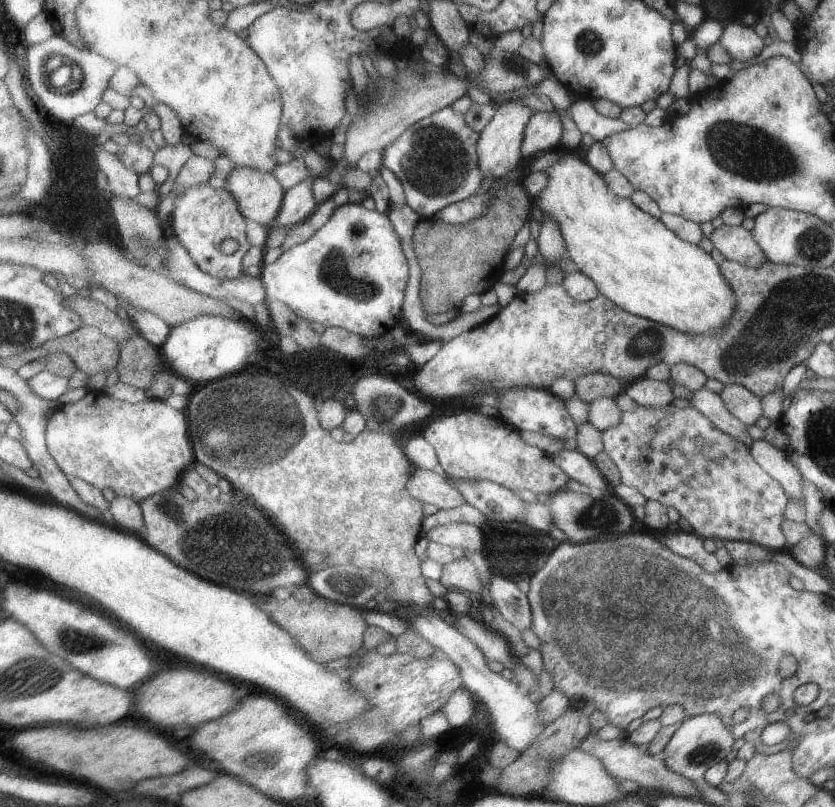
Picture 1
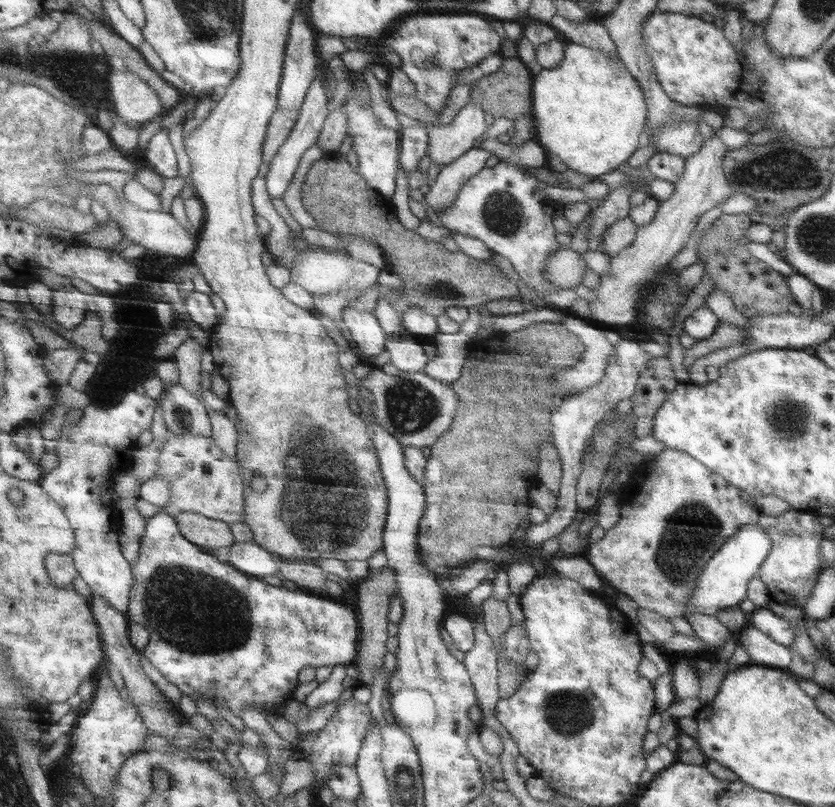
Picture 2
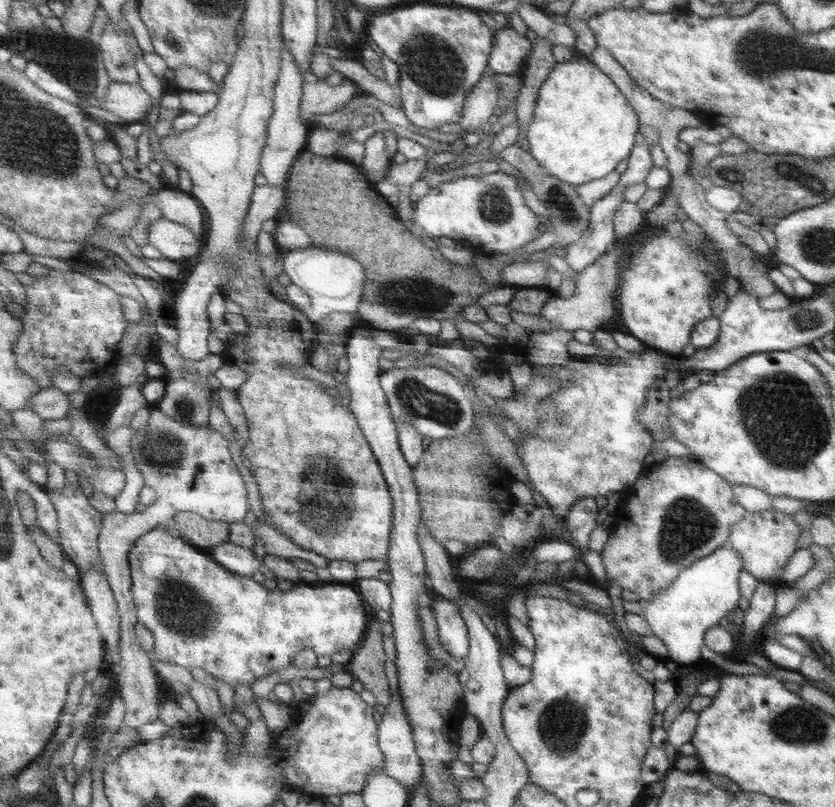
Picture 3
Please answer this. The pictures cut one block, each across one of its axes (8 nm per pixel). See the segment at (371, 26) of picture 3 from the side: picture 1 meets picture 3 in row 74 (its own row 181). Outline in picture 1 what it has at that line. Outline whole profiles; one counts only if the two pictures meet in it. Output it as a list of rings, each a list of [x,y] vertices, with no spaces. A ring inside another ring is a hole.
[[[452,106],[410,126],[385,151],[385,166],[404,184],[408,205],[428,219],[447,206],[480,194],[485,184],[479,142],[481,134],[469,125],[467,115],[456,114]]]

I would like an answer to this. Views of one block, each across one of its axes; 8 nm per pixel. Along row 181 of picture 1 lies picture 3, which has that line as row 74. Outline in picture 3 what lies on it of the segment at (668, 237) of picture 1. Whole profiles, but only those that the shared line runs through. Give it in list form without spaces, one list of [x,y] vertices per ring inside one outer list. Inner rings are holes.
[[[579,54],[572,61],[559,63],[542,87],[537,106],[536,119],[528,131],[531,152],[552,176],[572,186],[601,179],[616,170],[616,166],[632,154],[640,134],[641,121],[634,106],[606,73],[593,64],[592,60]]]

